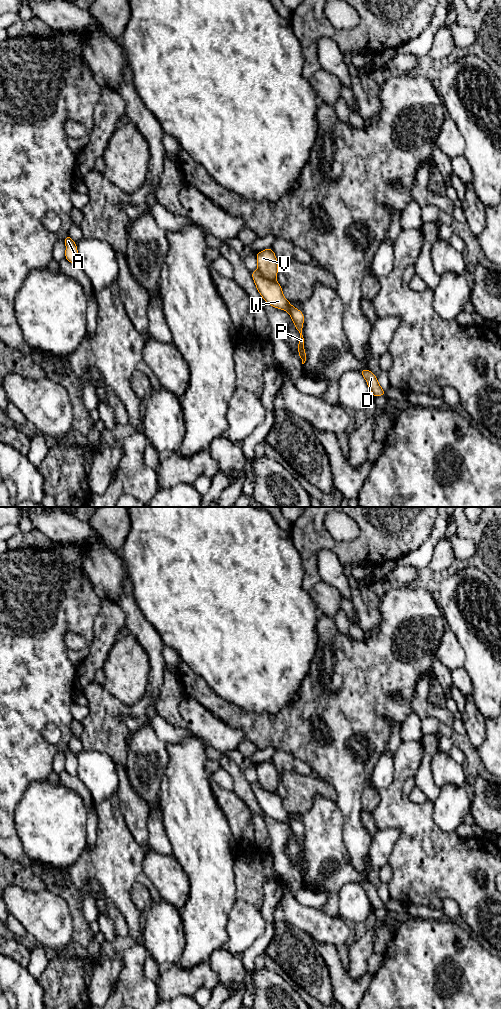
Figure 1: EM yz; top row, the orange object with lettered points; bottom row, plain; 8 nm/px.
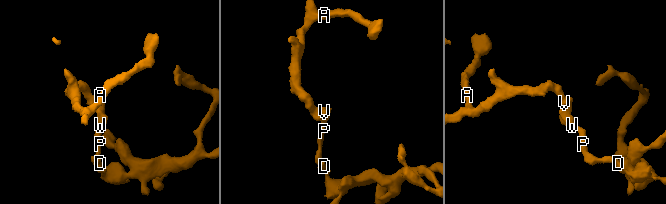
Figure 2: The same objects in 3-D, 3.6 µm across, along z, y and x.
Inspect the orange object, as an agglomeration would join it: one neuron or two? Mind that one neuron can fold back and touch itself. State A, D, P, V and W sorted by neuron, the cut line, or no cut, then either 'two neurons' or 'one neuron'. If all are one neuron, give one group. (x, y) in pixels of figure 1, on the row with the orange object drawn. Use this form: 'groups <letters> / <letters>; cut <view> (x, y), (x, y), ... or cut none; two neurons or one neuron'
groups A V / D P W; cut yz (258, 269), (265, 277), (275, 280); two neurons

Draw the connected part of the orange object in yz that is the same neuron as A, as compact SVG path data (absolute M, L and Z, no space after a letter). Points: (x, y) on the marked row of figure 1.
M69 234L66 235L64 242L66 244L66 251L65 251L66 260L72 264L77 263L78 259L77 245L73 241L73 239L70 238Z

